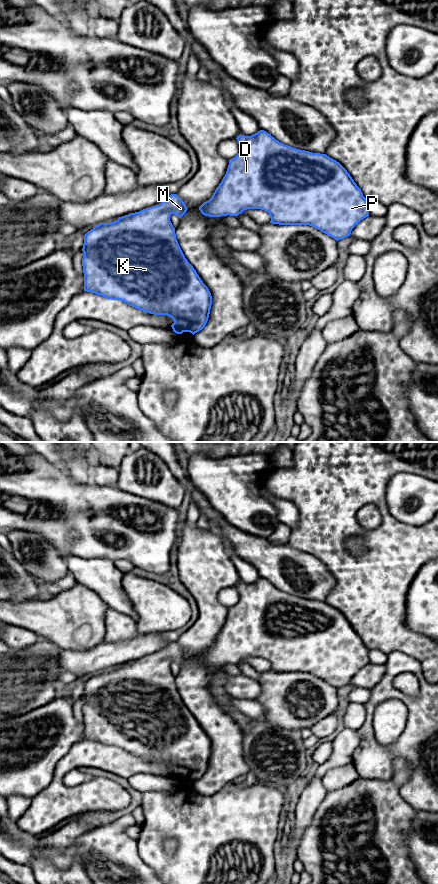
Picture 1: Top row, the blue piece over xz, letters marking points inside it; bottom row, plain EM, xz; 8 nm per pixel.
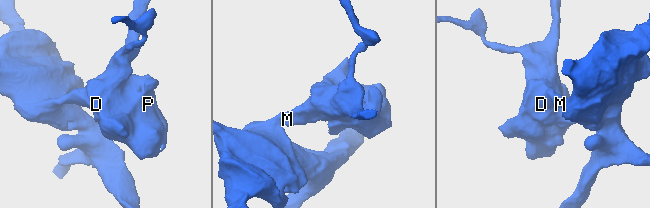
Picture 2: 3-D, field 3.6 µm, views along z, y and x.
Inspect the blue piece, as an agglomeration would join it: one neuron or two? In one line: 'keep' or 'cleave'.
keep

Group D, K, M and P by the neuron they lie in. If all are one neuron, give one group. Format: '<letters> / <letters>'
D K M P

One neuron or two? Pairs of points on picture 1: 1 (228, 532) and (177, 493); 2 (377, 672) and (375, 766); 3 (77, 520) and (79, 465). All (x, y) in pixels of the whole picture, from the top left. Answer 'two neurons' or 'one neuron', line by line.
1: two neurons
2: two neurons
3: two neurons

